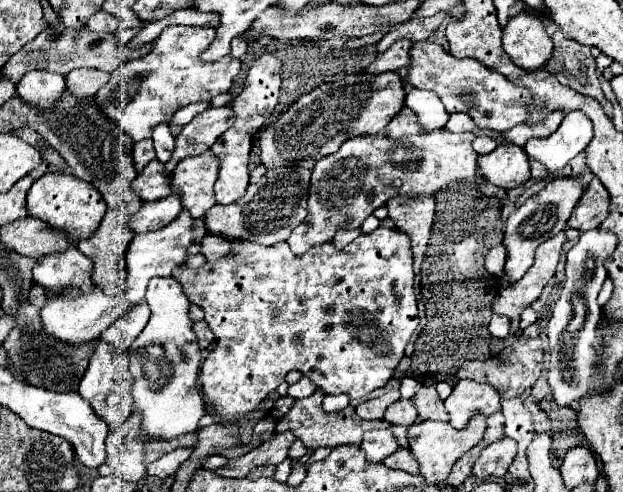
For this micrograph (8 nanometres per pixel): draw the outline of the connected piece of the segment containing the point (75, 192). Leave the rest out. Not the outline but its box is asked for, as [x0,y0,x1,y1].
[27,173,105,241]

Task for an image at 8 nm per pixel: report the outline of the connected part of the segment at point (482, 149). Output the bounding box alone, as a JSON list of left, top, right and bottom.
[473,137,497,155]

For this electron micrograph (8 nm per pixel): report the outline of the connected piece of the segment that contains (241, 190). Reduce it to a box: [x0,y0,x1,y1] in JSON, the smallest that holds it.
[211,53,281,205]

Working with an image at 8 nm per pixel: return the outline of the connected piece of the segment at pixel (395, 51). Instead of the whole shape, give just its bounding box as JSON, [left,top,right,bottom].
[363,39,411,75]

